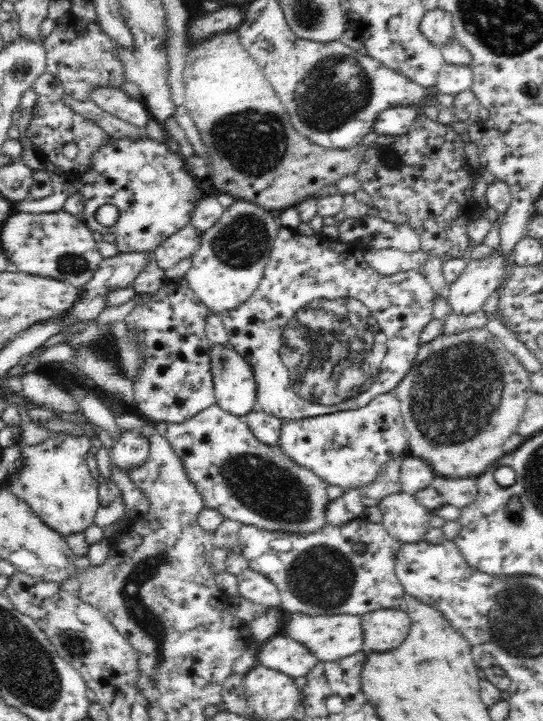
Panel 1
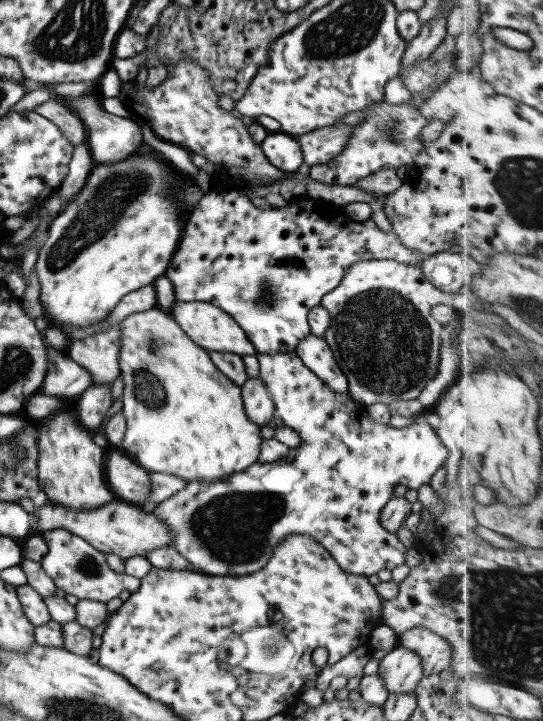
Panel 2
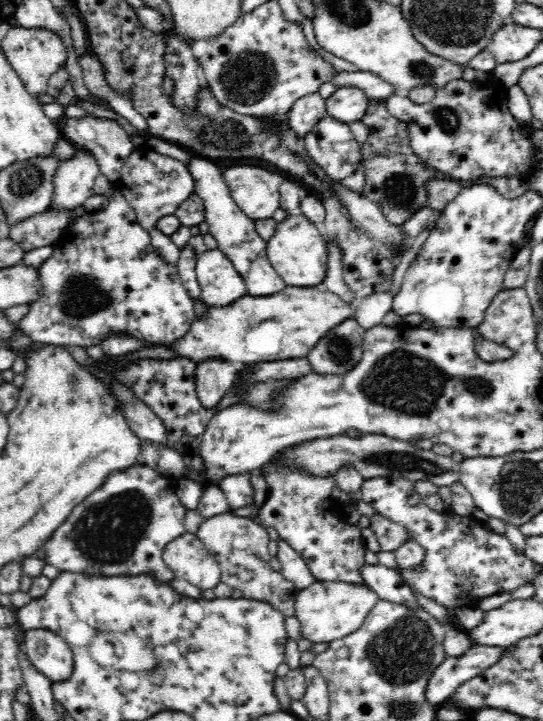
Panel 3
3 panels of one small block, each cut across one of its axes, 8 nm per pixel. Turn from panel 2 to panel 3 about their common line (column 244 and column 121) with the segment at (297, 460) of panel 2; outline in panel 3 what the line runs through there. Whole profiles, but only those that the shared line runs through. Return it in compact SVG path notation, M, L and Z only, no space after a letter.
M139 463L116 470L100 488L96 488L92 495L70 512L64 524L43 545L46 552L44 560L65 572L104 577L146 574L166 583L171 582L176 575L164 563L164 549L170 542L186 534L184 520L188 512L176 495L175 483L174 479Z

